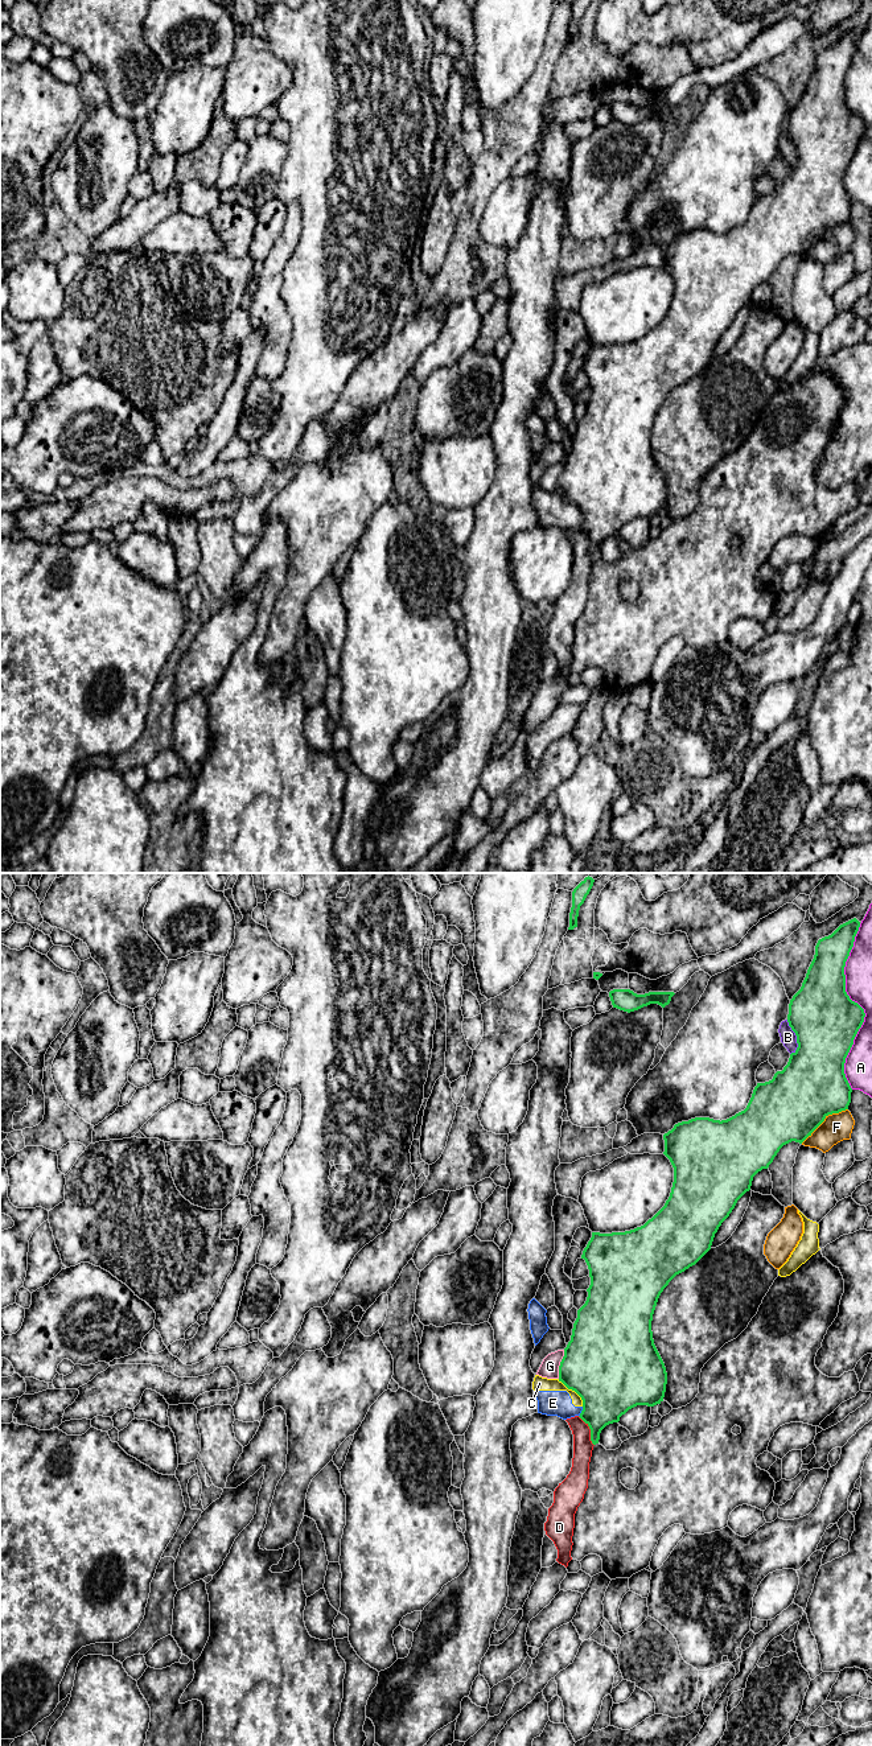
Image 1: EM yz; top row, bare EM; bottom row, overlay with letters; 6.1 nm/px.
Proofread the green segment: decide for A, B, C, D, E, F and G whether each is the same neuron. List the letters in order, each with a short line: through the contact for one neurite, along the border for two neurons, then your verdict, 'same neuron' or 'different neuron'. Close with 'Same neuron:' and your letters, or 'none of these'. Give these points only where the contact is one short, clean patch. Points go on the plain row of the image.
A: different neuron
B: different neuron
C: different neuron
D: different neuron
E: different neuron
F: different neuron
G: same neuron
Same neuron: G

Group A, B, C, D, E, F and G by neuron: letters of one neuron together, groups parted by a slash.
A / B / C E / D / F / G

